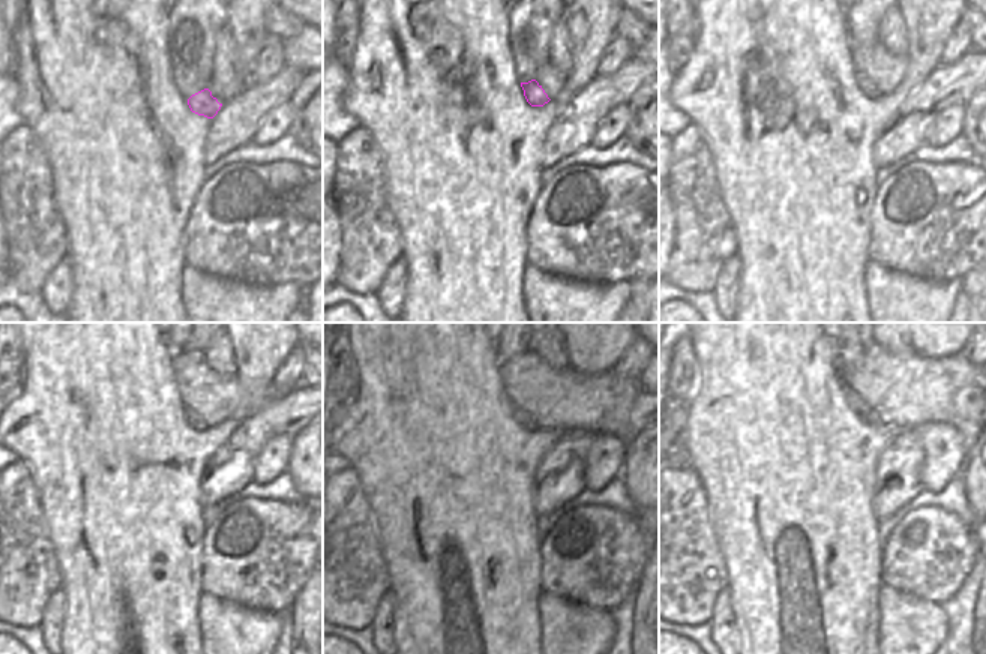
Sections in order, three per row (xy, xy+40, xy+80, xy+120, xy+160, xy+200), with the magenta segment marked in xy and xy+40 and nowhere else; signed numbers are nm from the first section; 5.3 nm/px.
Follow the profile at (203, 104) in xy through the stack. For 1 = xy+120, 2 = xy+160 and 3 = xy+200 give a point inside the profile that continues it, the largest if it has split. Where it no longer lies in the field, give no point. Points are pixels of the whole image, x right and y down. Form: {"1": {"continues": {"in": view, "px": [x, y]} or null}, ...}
{"1": {"continues": {"in": "xy+120", "px": [194, 420]}}, "2": {"continues": {"in": "xy+160", "px": [521, 416]}}, "3": {"continues": {"in": "xy+200", "px": [854, 401]}}}

